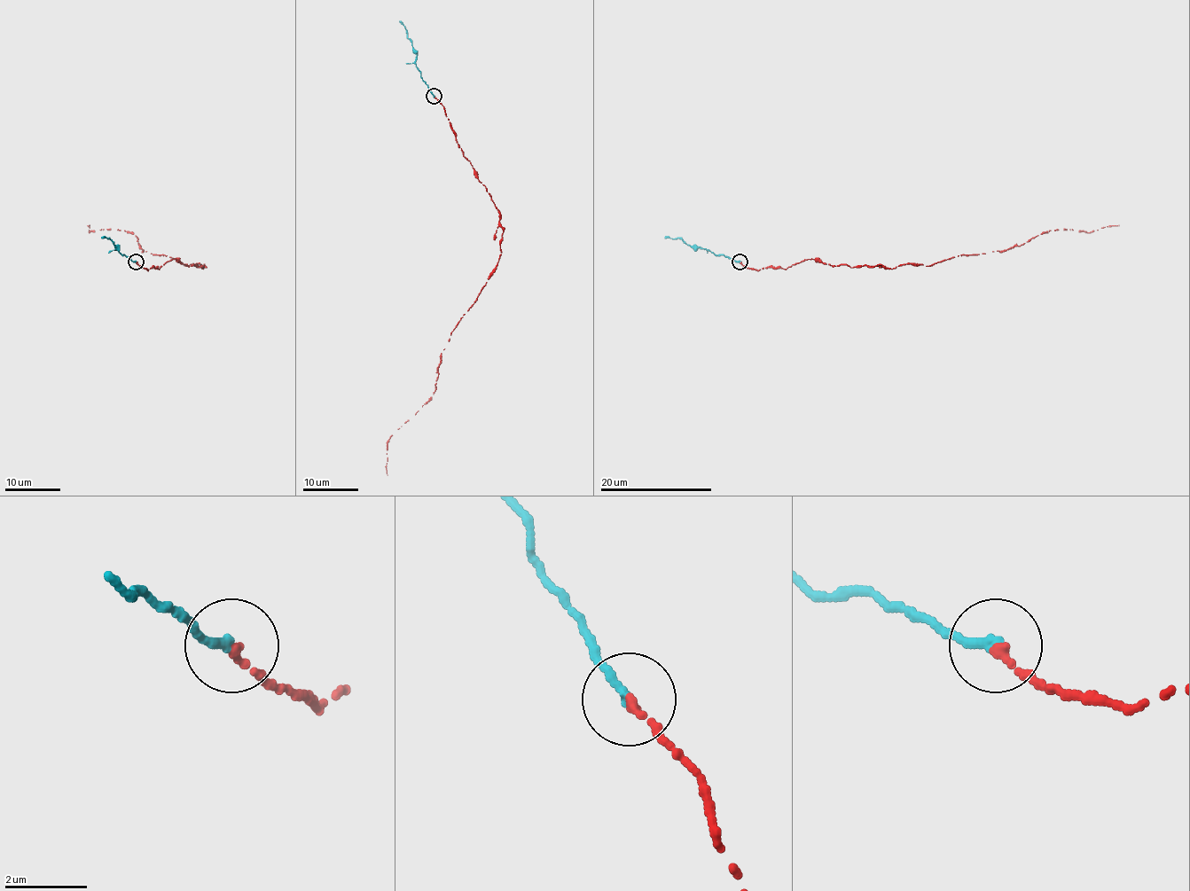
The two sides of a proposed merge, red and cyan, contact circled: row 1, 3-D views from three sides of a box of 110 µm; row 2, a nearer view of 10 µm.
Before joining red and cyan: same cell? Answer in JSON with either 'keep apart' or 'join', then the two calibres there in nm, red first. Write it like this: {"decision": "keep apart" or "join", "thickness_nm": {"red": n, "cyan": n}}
{"decision": "join", "thickness_nm": {"red": 240, "cyan": 280}}

